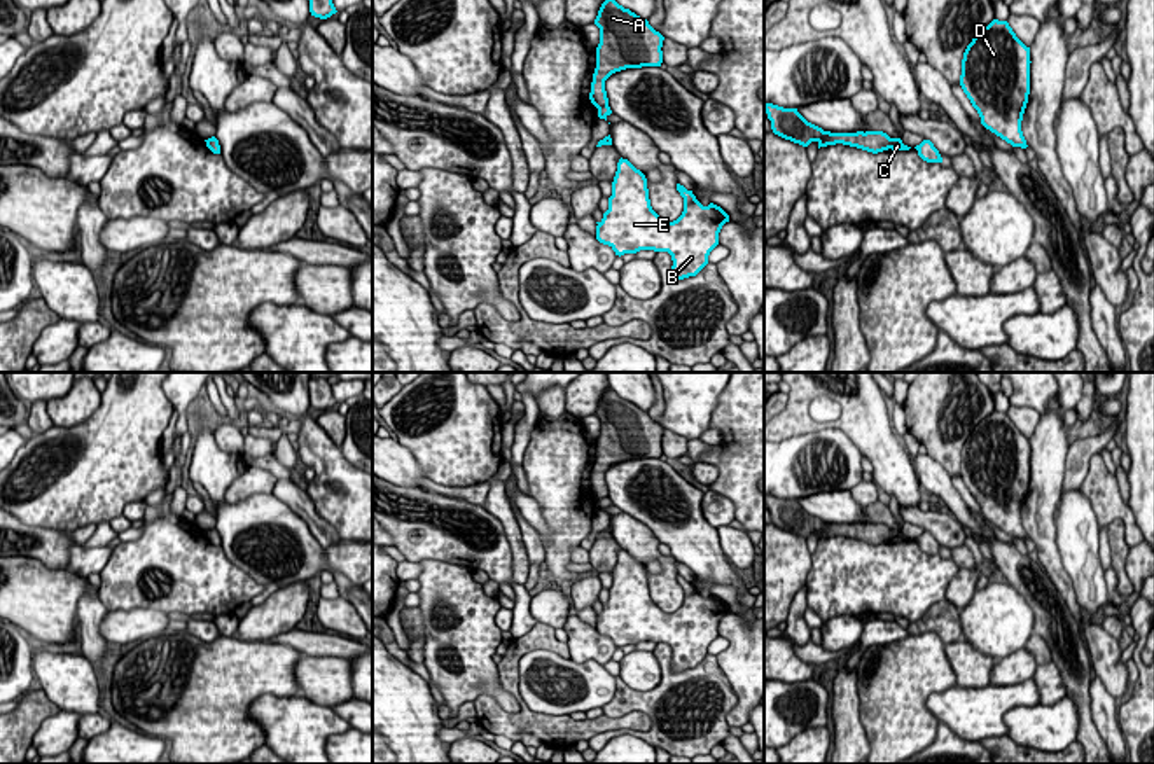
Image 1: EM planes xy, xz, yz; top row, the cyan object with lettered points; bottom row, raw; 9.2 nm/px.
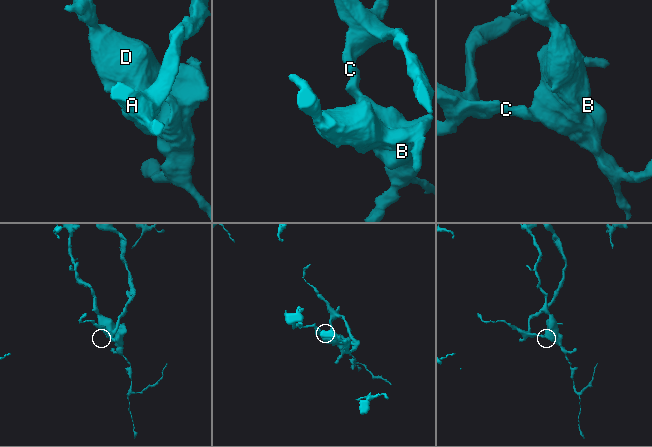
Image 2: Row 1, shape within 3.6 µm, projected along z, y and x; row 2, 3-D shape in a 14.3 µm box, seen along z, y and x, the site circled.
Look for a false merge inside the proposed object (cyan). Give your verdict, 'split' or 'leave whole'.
split

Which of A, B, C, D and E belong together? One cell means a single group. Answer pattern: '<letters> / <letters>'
A / B C D E

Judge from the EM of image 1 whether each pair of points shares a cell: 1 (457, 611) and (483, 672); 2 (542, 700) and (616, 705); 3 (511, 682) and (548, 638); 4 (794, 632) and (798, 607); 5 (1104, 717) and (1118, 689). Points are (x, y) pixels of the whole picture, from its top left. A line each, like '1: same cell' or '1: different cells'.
1: same cell
2: different cells
3: same cell
4: same cell
5: different cells

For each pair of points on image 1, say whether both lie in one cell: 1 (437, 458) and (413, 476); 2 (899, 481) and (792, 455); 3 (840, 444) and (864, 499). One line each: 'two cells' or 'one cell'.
1: two cells
2: two cells
3: two cells

